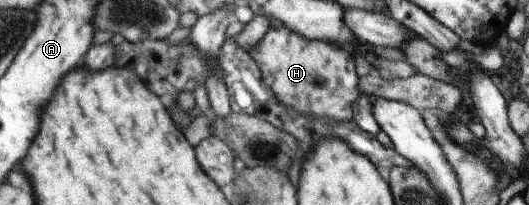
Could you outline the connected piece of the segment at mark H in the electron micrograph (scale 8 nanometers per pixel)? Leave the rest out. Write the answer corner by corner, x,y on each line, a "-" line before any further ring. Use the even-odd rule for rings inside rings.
282,26
279,29
269,27
248,55
257,63
262,83
271,89
280,103
292,106
298,114
308,117
339,122
351,119
351,107
358,99
359,84
354,61
346,48
302,37

